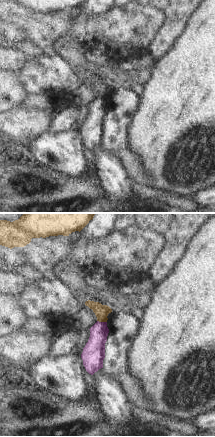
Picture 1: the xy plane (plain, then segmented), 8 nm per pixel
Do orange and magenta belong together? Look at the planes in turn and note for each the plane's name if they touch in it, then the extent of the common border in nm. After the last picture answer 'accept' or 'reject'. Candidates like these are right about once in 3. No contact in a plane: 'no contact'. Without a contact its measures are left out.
meets orange in xy; contact 80 nm long

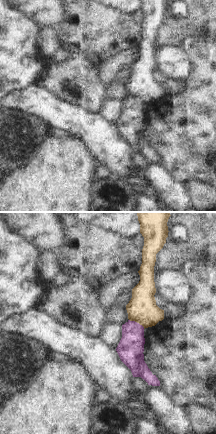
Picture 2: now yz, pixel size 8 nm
meets orange in yz; contact 150 nm long

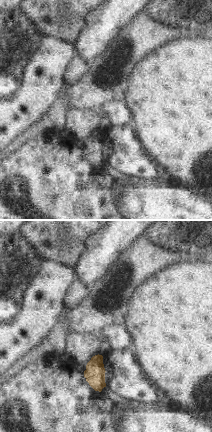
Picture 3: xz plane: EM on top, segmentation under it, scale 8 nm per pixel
no contact

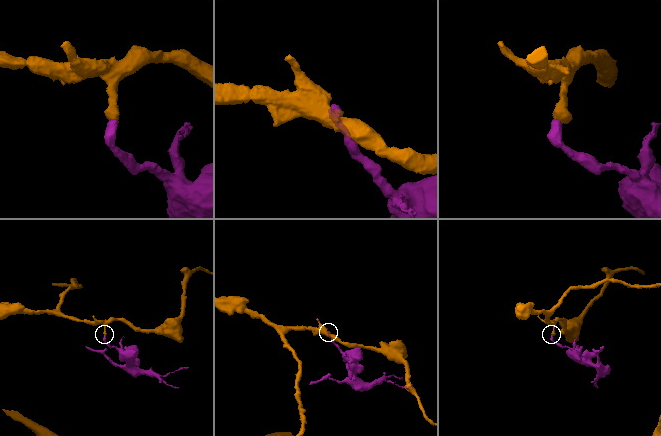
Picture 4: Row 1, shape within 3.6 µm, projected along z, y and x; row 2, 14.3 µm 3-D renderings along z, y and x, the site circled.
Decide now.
reject

